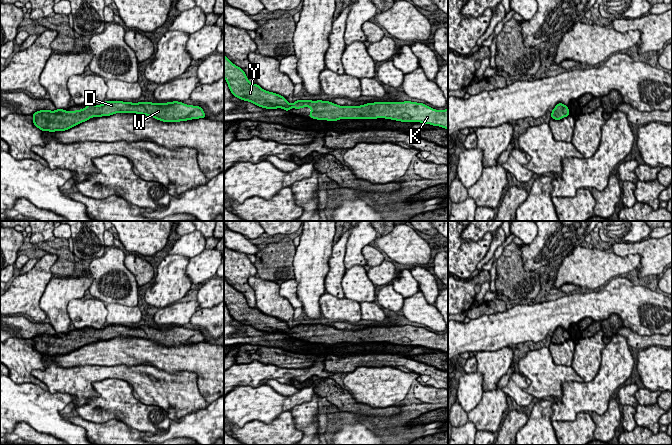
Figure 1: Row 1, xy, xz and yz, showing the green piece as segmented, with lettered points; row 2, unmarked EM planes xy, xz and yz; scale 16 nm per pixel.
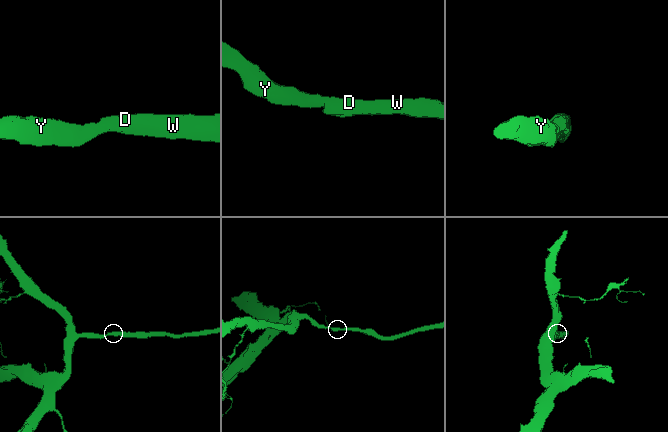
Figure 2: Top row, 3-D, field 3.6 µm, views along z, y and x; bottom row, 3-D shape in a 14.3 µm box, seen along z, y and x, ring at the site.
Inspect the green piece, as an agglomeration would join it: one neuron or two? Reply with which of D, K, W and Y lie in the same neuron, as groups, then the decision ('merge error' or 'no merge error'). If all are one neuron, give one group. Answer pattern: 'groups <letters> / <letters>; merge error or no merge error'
groups D K W Y; no merge error

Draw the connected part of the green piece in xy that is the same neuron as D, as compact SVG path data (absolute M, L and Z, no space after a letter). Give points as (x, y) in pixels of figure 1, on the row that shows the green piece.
M105 101L102 105L87 104L84 109L68 112L40 110L35 112L33 123L42 131L64 131L72 128L91 117L109 116L115 113L137 113L151 116L163 122L179 122L205 118L202 107L186 105L182 102L156 103L122 101Z

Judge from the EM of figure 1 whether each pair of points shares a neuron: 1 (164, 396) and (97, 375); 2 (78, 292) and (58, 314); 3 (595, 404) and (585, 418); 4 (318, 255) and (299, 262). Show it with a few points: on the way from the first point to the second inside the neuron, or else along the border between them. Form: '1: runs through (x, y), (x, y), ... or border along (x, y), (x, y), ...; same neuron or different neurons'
1: runs through (147, 388), (134, 375), (114, 373); same neuron
2: runs through (71, 293), (58, 307); same neuron
3: border along (587, 412), (580, 412), (574, 420), (565, 421); different neurons
4: runs through (313, 257), (308, 262), (304, 262); same neuron

